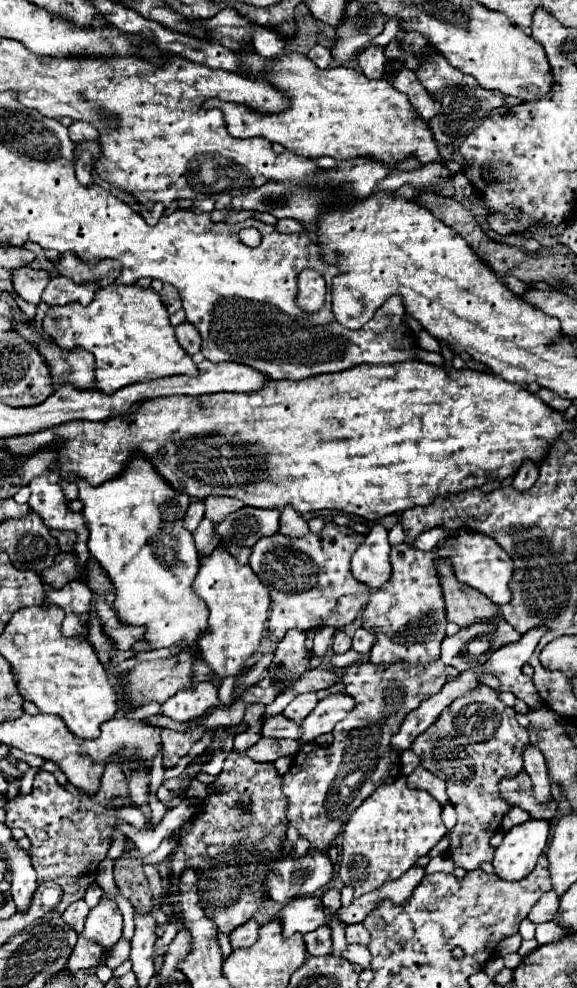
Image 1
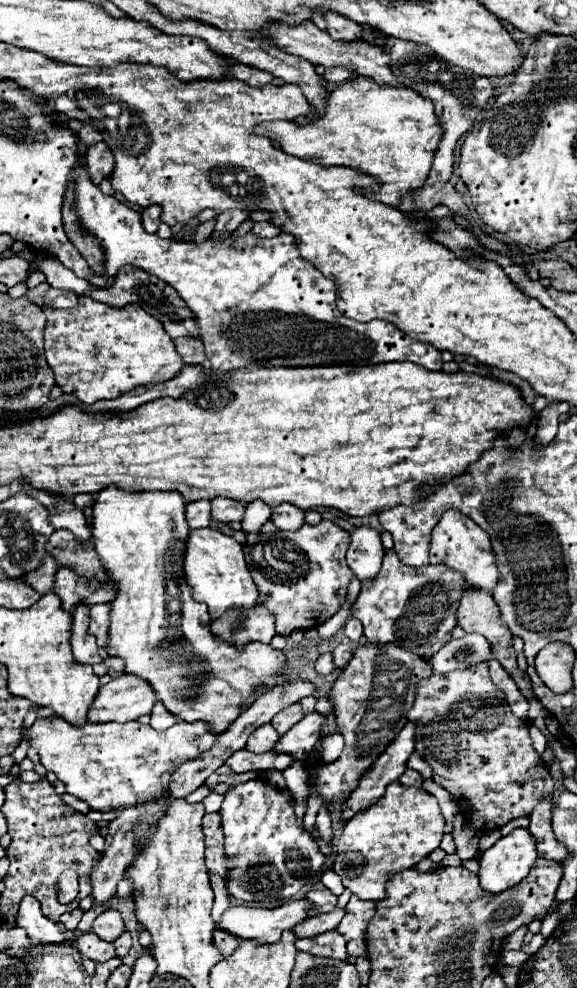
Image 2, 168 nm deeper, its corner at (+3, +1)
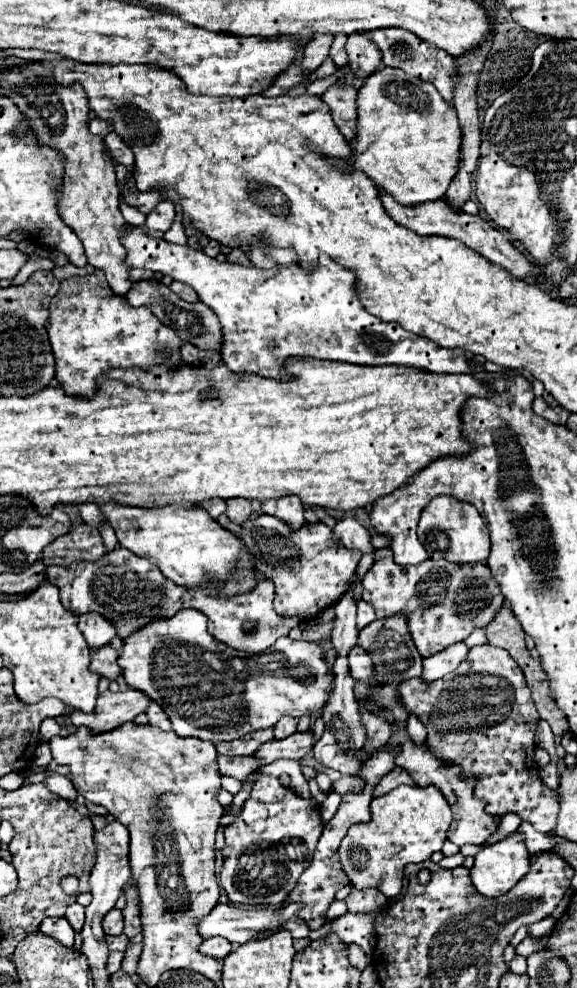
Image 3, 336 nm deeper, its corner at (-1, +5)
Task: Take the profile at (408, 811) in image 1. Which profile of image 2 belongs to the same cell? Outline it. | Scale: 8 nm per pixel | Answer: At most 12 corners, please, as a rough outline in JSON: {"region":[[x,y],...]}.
{"region":[[392,782],[346,822],[332,868],[378,902],[440,846],[438,800]]}

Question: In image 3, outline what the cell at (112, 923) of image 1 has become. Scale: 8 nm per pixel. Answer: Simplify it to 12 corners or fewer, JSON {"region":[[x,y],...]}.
{"region":[[110,910],[102,926],[106,934],[122,934],[122,910]]}

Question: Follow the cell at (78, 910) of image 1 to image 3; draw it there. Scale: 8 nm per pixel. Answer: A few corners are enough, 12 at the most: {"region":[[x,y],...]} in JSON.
{"region":[[78,902],[66,910],[66,920],[76,932],[84,924],[84,908]]}

